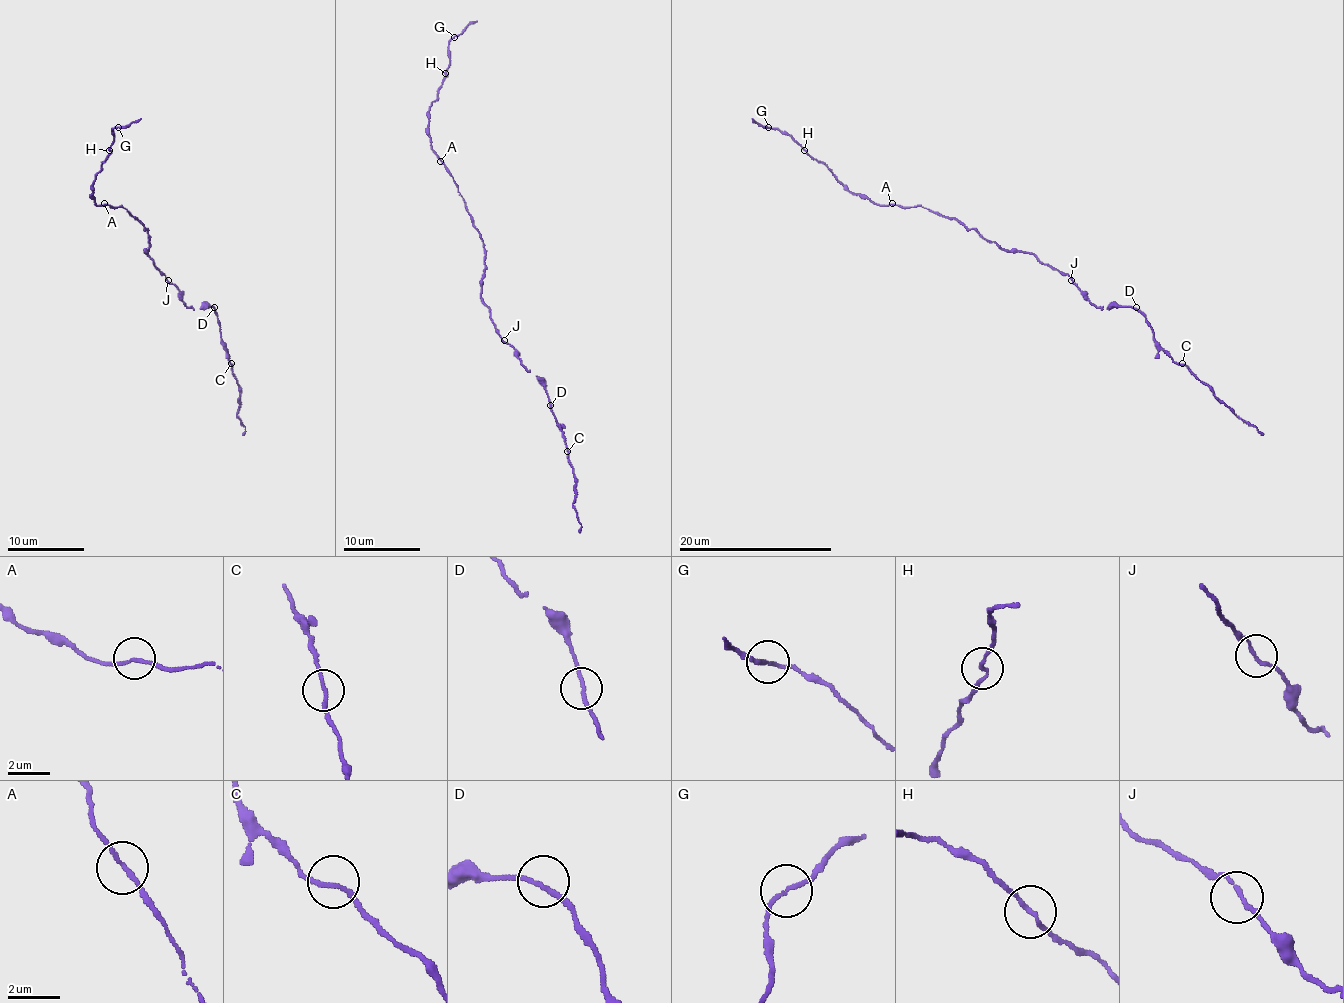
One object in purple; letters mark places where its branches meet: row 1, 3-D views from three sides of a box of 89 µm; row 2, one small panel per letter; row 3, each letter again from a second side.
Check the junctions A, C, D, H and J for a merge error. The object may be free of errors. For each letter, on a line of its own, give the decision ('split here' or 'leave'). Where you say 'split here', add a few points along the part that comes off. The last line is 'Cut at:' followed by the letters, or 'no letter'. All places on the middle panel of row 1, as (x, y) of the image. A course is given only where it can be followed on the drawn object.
A: leave
C: leave
D: leave
H: leave
J: leave
Cut at: no letter

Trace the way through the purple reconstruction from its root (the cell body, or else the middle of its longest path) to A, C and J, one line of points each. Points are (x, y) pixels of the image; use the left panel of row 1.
A: (146, 251), (148, 230), (121, 205), (112, 207), (104, 203)
C: (146, 251), (144, 253), (177, 288), (179, 298), (189, 307), (214, 309), (221, 344), (231, 363)
J: (146, 251), (144, 253), (168, 280)

